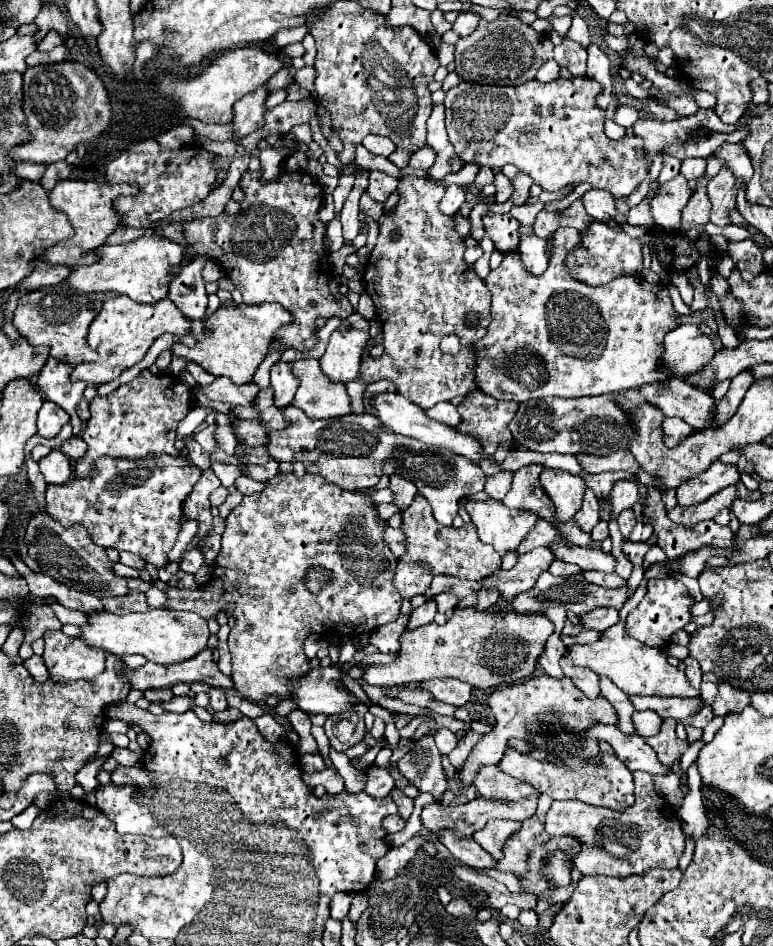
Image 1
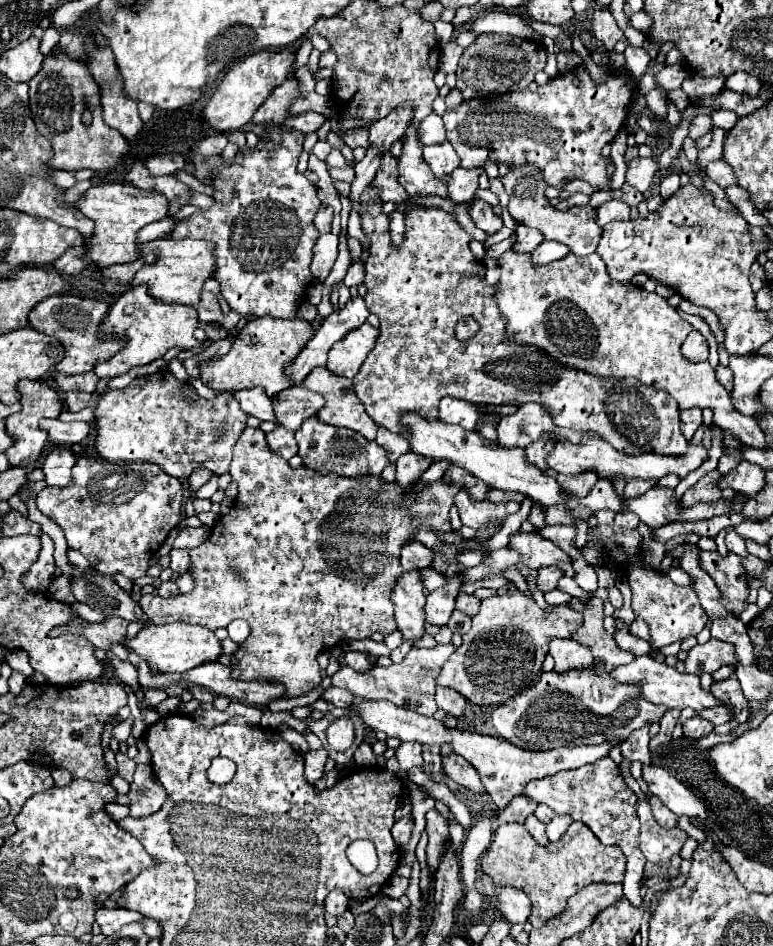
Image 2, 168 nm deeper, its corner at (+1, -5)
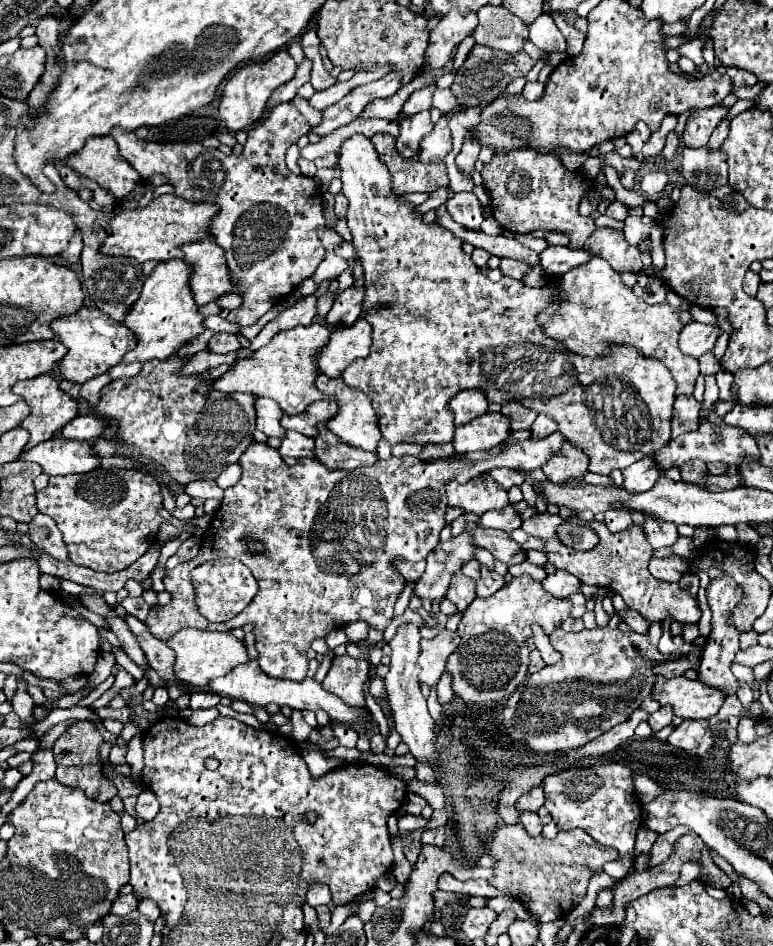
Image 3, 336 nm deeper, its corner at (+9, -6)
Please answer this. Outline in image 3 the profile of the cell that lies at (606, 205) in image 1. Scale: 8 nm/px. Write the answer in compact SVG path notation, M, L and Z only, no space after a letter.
M616 200L616 202L612 202L612 204L608 206L608 210L606 210L606 216L614 218L614 220L626 220L626 218L628 218L628 206Z

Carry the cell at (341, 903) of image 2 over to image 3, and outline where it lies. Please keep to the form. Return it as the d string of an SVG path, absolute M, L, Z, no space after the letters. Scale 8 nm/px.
M312 884L308 888L308 894L306 894L306 902L310 906L320 906L320 904L328 904L332 898L330 898L330 888L324 886L324 884Z

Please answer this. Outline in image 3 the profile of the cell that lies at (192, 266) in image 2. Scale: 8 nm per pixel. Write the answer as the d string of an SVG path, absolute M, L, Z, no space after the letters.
M206 238L194 244L184 244L184 260L194 268L190 288L198 306L216 302L220 296L240 290L234 286L230 268L224 258L224 250L214 238Z

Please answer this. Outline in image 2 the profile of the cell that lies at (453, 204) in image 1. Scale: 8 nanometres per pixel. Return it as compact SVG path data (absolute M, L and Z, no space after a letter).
M456 169L452 173L452 179L448 181L448 197L454 203L468 203L474 197L474 191L478 189L478 177L480 177L482 169Z

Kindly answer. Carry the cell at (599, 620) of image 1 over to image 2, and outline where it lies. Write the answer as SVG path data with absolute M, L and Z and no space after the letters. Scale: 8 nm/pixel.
M520 591L506 593L502 597L488 597L480 603L480 611L472 617L470 631L462 637L462 645L454 651L454 655L444 663L436 683L442 687L450 687L464 695L468 701L478 705L500 705L506 703L510 697L518 695L516 689L528 687L532 681L538 679L542 673L544 655L548 653L548 643L556 637L570 639L574 631L580 627L580 617L572 607L556 607L554 611L544 611L536 605L536 601L526 599Z

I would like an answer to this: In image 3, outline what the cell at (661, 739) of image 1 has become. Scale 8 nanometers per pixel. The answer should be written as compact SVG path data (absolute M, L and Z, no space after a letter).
M662 706L658 712L654 712L650 718L648 718L648 724L654 732L662 730L664 726L670 724L670 720L674 718L674 712L672 712L672 706Z

